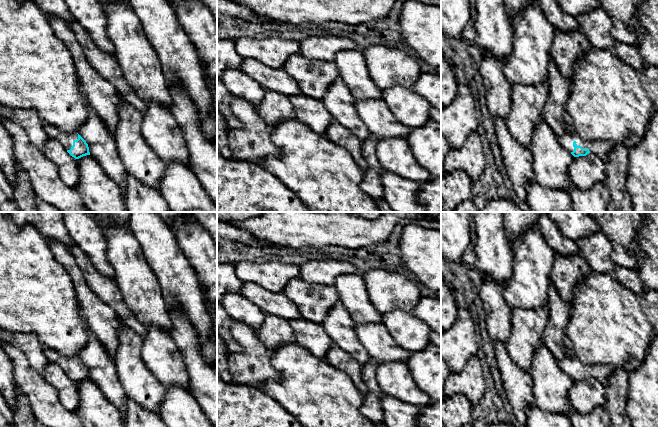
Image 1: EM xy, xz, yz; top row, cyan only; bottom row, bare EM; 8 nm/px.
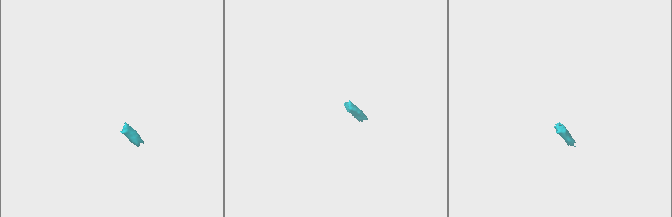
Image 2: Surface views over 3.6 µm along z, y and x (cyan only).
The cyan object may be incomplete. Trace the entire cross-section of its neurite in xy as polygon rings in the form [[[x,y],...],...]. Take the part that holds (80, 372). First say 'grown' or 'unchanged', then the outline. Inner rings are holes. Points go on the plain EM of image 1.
grown | [[[44,347],[44,354],[50,362],[54,362],[60,366],[75,383],[90,379],[88,368],[77,356],[65,357],[47,347]]]

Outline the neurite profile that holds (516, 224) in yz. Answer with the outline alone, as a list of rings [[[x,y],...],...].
[[[503,212],[509,243],[524,236],[526,231],[538,225],[539,218],[544,213],[546,212]]]

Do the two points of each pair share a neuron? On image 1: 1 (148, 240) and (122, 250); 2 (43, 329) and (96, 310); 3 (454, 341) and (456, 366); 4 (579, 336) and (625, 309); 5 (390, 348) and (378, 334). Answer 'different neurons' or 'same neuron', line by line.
1: different neurons
2: different neurons
3: same neuron
4: same neuron
5: same neuron

